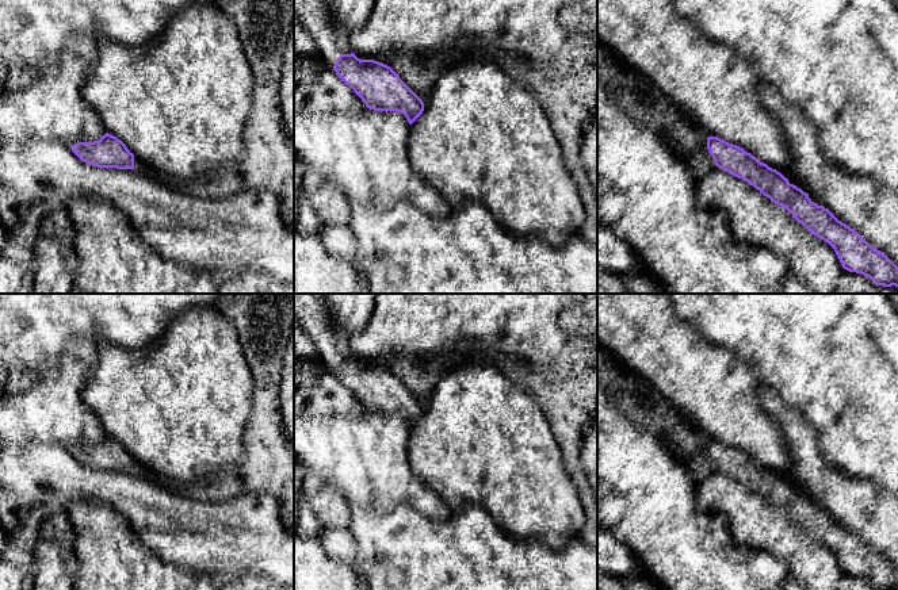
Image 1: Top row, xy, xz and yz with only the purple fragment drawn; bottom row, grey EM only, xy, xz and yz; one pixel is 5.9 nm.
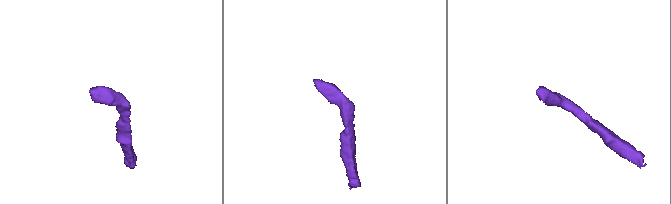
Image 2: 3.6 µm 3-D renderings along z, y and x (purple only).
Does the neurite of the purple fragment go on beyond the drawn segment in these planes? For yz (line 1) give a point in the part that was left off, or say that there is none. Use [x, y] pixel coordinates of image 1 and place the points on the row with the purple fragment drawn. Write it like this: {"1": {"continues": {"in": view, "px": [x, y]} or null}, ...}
{"1": {"continues": null}}

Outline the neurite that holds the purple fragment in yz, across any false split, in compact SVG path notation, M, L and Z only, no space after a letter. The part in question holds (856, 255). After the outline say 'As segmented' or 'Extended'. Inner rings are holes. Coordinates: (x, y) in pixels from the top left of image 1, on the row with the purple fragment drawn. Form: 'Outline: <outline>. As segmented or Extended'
Outline: M718 137L707 138L707 149L719 169L748 181L772 203L791 212L809 231L828 242L844 269L861 273L876 286L898 287L898 267L883 252L871 246L828 208L814 203L809 194L791 184L780 172Z. As segmented

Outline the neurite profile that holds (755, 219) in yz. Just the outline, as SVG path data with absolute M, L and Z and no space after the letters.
M717 165L696 181L698 206L726 215L733 235L783 257L813 294L834 294L844 268L834 249L784 207Z

